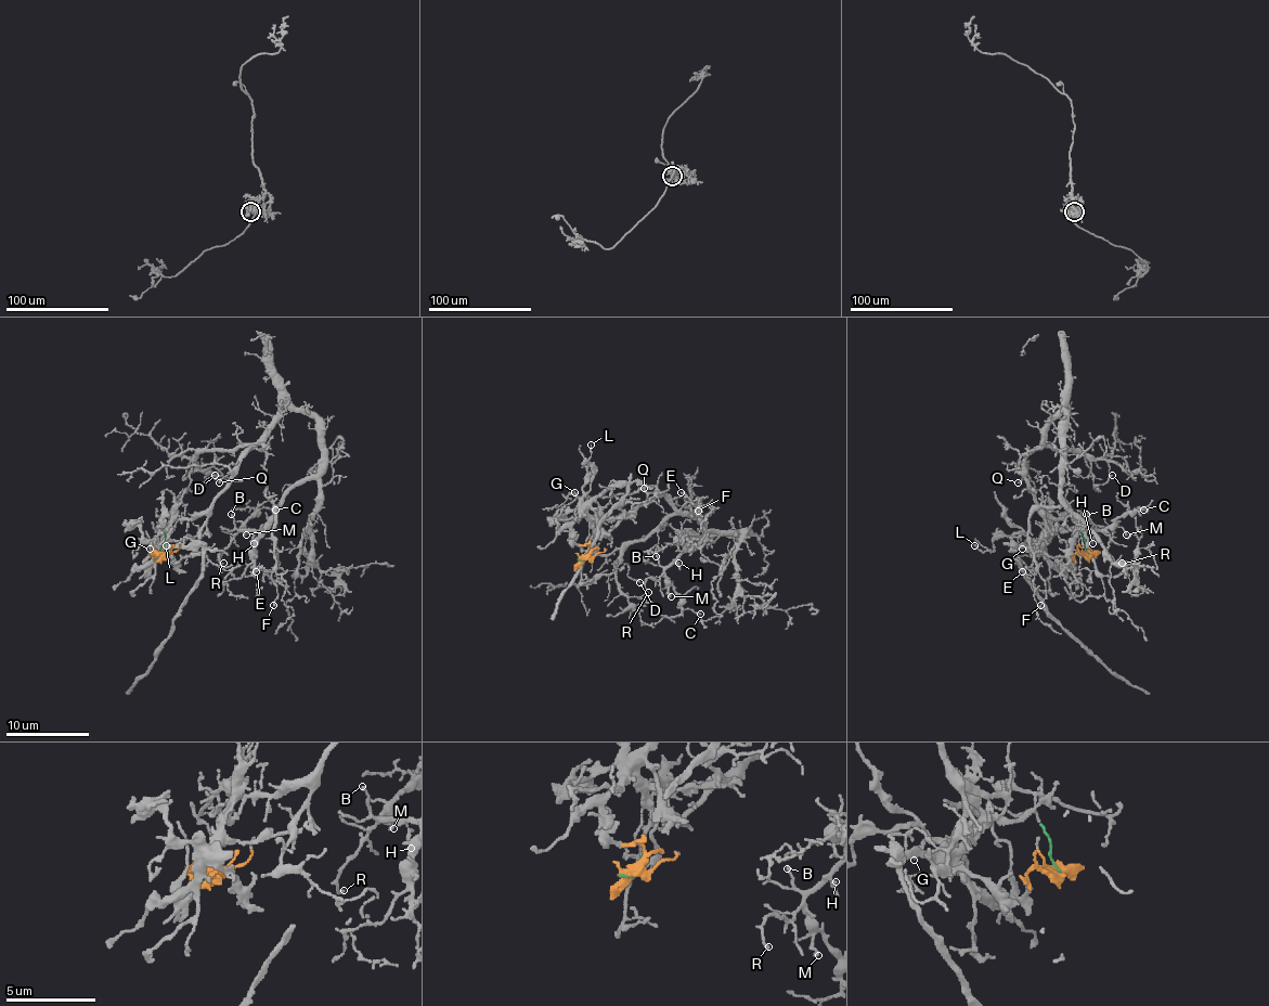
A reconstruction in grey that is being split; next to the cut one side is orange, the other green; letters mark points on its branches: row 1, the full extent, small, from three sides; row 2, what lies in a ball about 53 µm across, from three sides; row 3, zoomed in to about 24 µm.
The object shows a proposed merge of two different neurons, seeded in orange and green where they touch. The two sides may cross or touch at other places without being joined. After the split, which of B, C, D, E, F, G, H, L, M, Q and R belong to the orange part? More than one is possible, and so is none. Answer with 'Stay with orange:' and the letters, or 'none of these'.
Stay with orange: G, L

